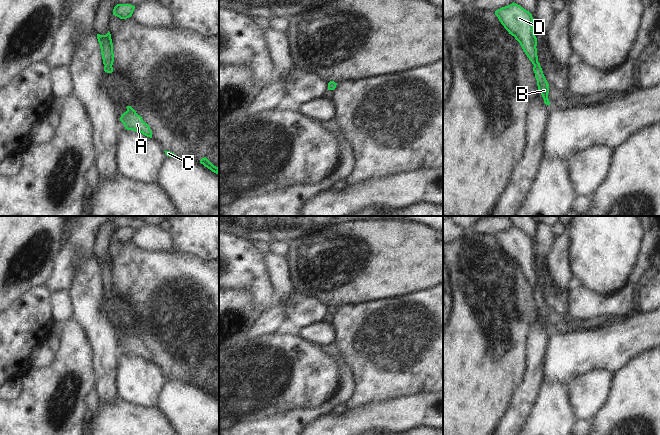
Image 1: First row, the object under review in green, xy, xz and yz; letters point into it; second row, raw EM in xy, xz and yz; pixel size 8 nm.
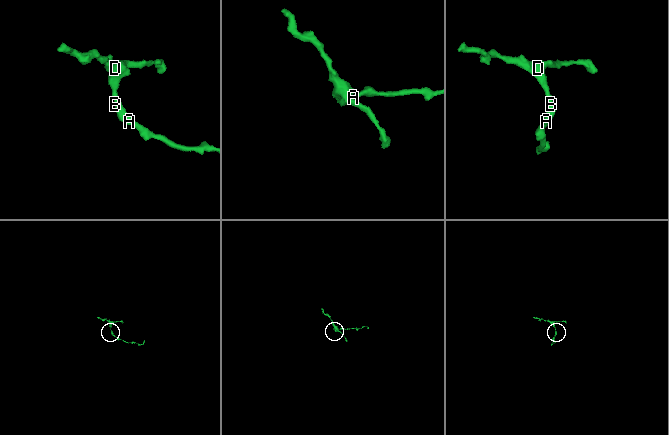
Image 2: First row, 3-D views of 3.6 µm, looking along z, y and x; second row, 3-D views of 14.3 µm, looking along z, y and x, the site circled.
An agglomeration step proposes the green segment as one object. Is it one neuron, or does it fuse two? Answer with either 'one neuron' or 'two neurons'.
one neuron

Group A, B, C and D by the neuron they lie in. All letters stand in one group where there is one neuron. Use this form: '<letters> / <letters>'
A B C D

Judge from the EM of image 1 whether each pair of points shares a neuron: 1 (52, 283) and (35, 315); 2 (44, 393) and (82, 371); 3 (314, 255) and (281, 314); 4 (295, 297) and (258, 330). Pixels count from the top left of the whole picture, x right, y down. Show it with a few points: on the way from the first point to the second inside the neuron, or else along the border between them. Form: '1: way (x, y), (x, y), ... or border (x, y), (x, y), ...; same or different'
1: border (44, 285), (50, 292); different
2: way (54, 383), (66, 370), (72, 369); same
3: border (295, 288), (304, 296); different
4: way (286, 305), (267, 323); same

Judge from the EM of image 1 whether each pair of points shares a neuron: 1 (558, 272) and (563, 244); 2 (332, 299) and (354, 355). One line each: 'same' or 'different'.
1: same
2: different

